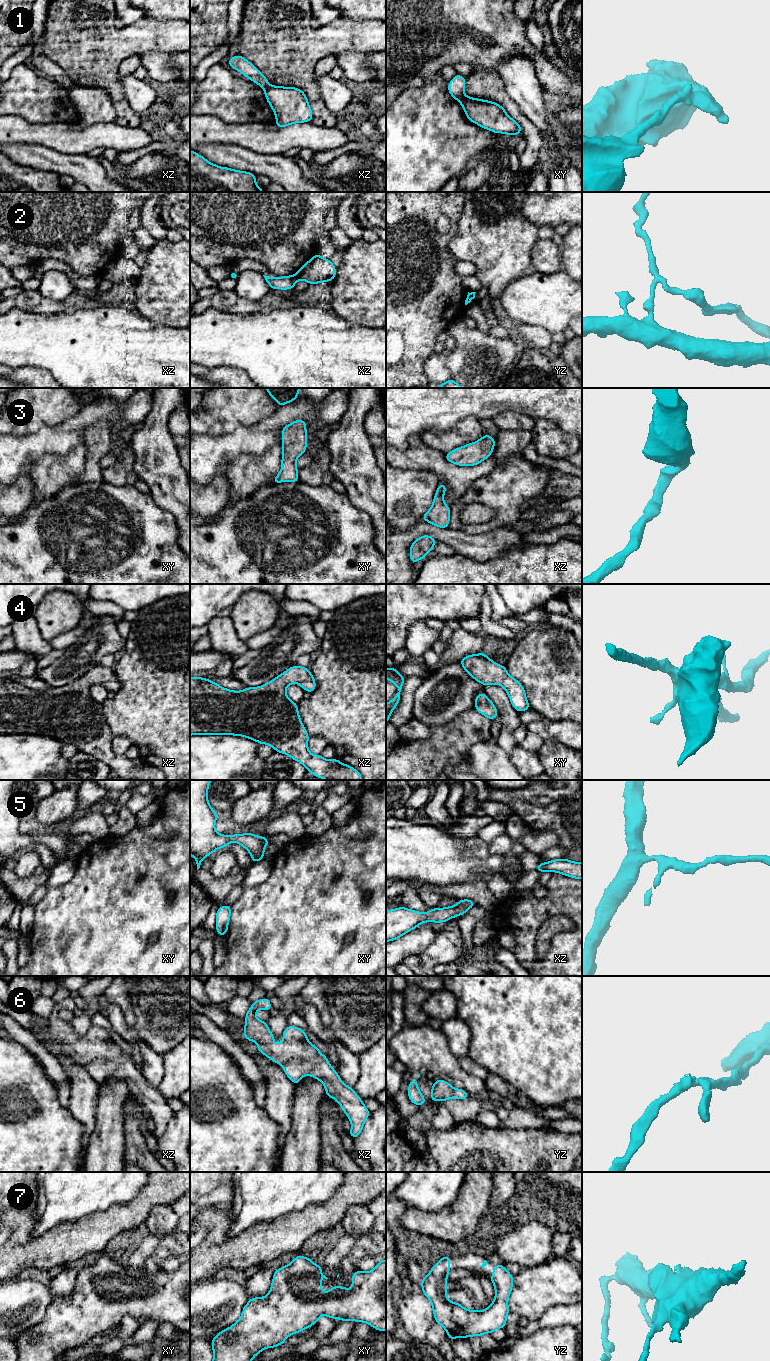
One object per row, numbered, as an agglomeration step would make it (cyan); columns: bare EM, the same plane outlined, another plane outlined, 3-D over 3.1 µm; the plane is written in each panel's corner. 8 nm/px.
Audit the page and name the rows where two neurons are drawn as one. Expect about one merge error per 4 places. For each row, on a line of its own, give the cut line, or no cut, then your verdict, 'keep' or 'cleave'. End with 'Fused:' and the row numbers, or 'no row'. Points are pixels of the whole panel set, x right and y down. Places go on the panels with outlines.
1: cut in xy along (464, 95), (461, 104); cleave
2: cut in xz along (296, 274), (298, 278); cleave
3: no cut; keep
4: no cut; keep
5: no cut; keep
6: no cut; keep
7: no cut; keep
Fused: 1, 2

